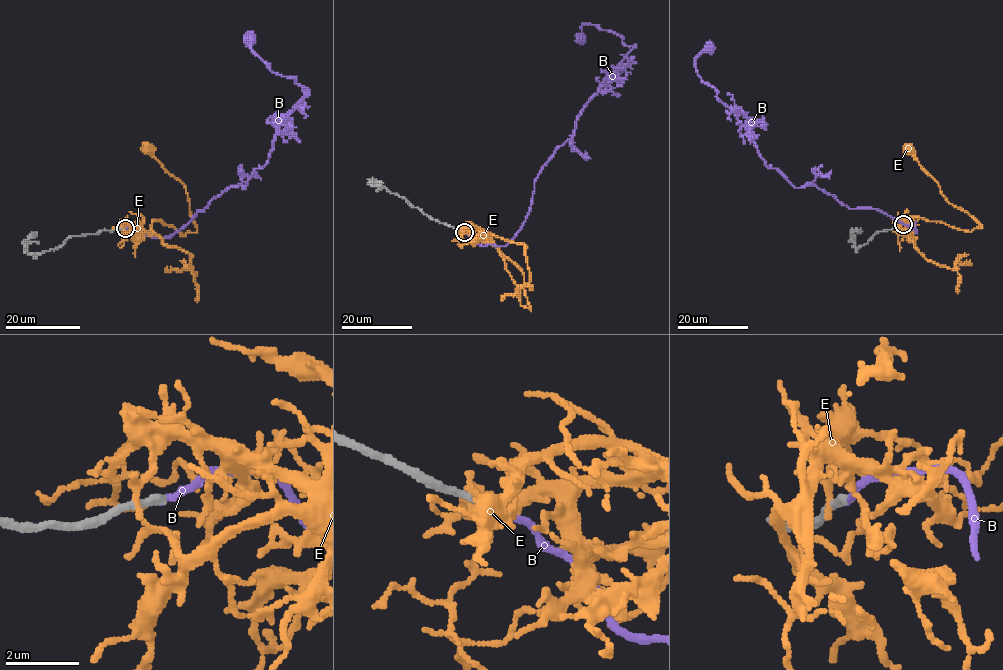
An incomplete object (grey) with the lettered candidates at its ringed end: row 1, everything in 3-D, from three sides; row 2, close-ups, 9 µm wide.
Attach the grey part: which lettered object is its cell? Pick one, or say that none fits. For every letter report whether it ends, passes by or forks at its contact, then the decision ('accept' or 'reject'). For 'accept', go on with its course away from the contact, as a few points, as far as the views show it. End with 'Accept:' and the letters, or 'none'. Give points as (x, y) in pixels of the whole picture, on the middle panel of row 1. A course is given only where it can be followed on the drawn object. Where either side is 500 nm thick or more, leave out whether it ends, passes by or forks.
B: it ends | accept | via (463, 232), (481, 245), (505, 245), (514, 237), (540, 170), (635, 45), (586, 23), (581, 37)
E: it ends | reject
Accept: B

